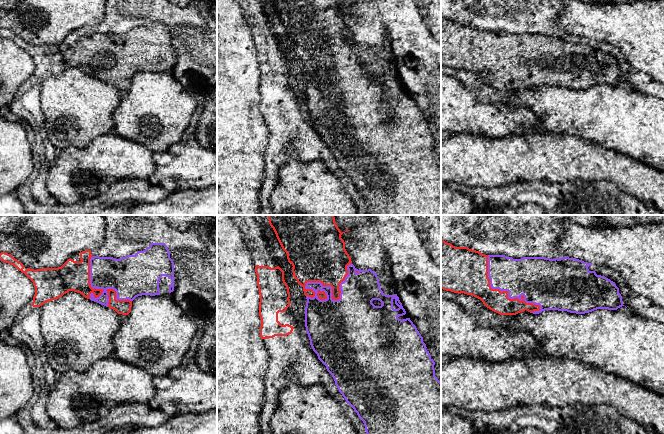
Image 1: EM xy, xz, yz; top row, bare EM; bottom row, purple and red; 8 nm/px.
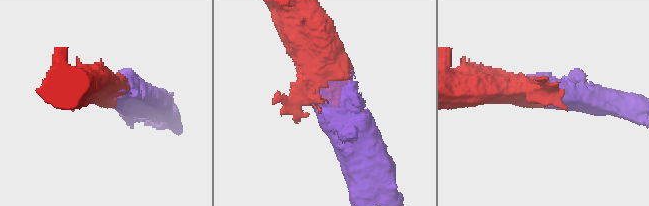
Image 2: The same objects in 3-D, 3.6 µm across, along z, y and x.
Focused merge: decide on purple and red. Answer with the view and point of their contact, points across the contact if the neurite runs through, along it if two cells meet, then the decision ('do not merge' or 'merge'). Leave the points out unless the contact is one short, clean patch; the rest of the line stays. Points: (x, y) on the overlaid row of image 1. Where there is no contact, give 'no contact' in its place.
meets purple in xz at (331, 289); merge

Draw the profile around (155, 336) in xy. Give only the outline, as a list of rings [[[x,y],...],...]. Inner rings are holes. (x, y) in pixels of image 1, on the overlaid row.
[[[142,295],[132,301],[130,313],[113,337],[116,357],[151,375],[166,375],[187,357],[196,332],[195,323],[169,297]]]

